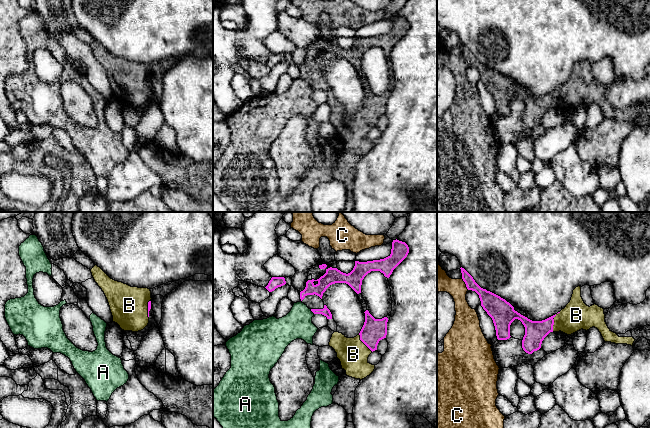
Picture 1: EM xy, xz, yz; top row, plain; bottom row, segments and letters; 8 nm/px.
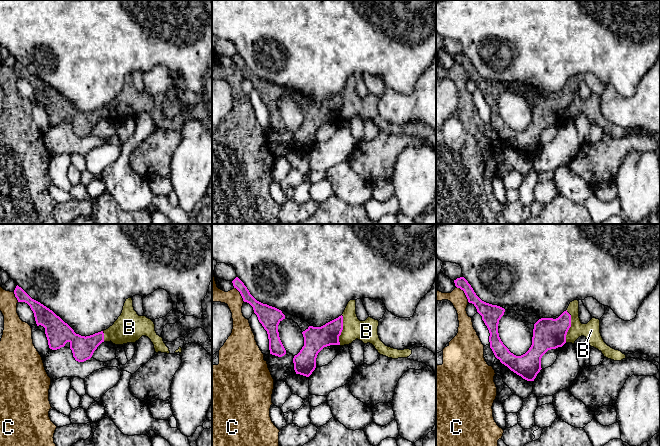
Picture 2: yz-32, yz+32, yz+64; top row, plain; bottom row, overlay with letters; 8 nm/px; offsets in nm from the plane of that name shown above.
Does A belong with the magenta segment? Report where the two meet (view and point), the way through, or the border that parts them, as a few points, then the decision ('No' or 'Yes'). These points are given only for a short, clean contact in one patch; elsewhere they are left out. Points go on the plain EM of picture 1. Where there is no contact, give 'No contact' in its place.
Touches magenta at xz (312, 87). Boundary: xz (310, 85), (314, 89). No

